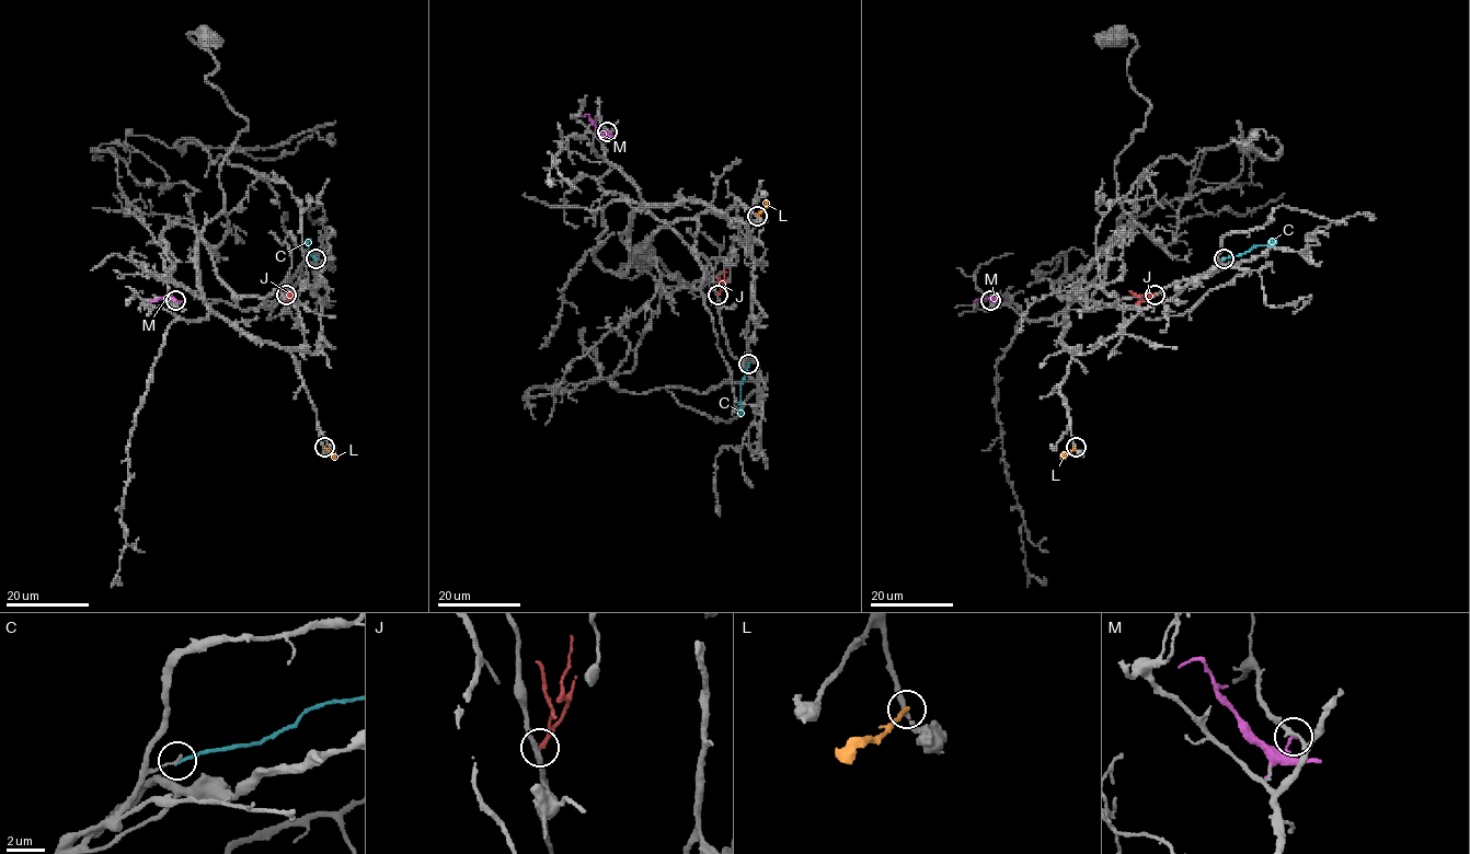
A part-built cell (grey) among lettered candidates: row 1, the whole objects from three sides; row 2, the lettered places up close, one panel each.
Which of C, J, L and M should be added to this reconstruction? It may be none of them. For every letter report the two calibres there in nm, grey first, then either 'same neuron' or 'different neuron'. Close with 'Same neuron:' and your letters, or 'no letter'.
C: 130 nm thick on the grey side, 150 nm on the other; different neuron
J: 280 nm thick on the grey side, 200 nm on the other; different neuron
L: 220 nm thick on the grey side, 240 nm on the other; different neuron
M: 190 nm thick on the grey side, 130 nm on the other; different neuron
Same neuron: no letter

